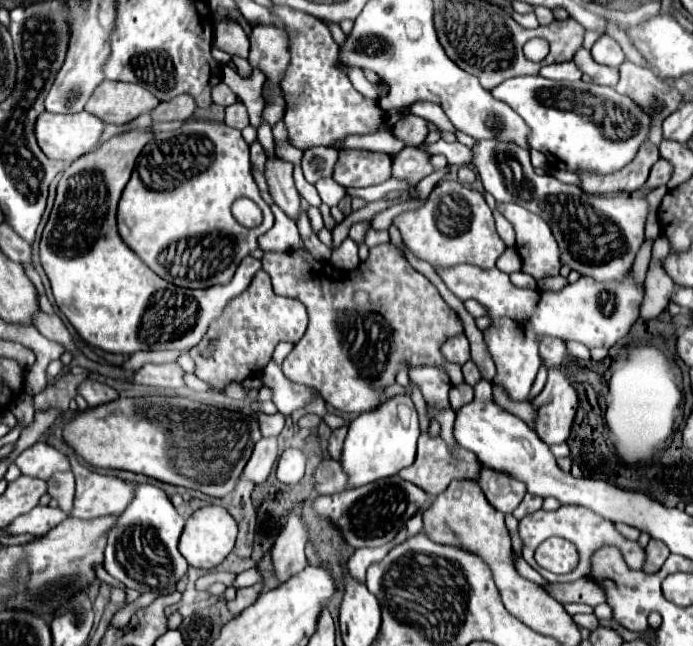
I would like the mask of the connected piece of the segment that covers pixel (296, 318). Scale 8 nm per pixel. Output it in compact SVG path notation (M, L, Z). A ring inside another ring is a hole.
M258 271L252 277L252 283L246 287L246 291L228 301L222 315L208 327L208 333L202 337L202 341L190 349L190 357L194 359L194 365L196 365L194 373L196 373L196 377L200 377L204 383L210 385L210 391L222 393L230 383L242 383L252 373L262 373L264 367L268 365L268 361L272 359L274 347L280 341L294 341L296 343L304 335L306 325L308 325L308 315L306 315L306 309L302 307L302 303L294 301L290 297L276 295L272 291L272 283L270 283L268 273Z

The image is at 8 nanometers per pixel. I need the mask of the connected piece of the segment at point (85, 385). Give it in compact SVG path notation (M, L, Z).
M86 379L78 385L78 395L82 395L90 407L96 407L96 405L102 405L102 403L108 403L108 401L114 401L118 397L118 391L108 387L106 383L100 383L100 381L94 381L94 379Z

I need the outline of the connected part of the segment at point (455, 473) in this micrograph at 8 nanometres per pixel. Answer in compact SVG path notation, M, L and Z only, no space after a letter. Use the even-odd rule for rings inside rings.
M422 433L420 439L418 439L418 455L416 455L416 461L402 469L398 475L406 481L412 481L414 485L418 485L420 489L424 489L428 495L438 495L442 493L448 483L452 479L478 479L478 473L480 473L480 463L476 459L474 453L466 451L464 447L456 447L454 451L448 451L446 449L446 443L440 439L440 437L430 437L428 433Z

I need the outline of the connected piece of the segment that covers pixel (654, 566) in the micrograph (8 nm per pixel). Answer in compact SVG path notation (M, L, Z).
M650 539L650 543L646 545L646 565L644 565L644 571L646 573L654 573L662 567L662 563L668 559L670 551L668 547L658 541L658 539Z

